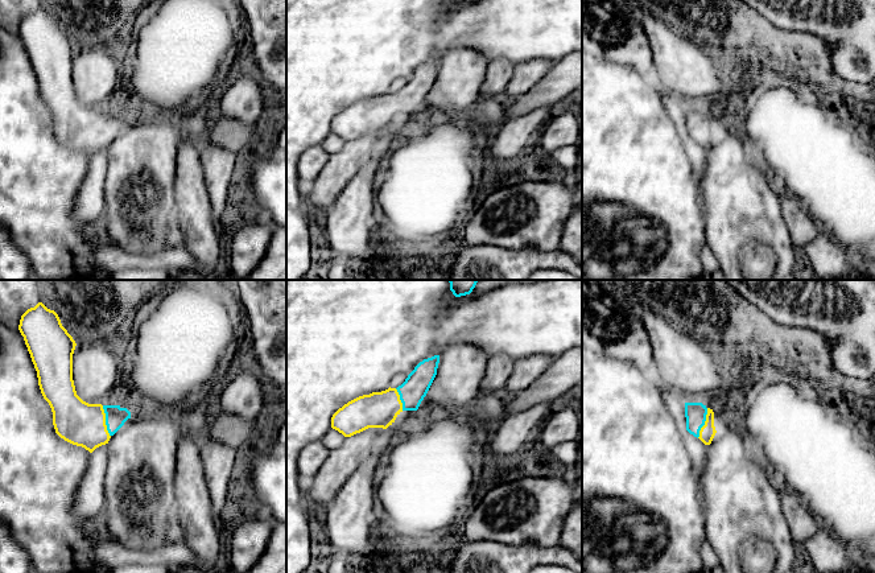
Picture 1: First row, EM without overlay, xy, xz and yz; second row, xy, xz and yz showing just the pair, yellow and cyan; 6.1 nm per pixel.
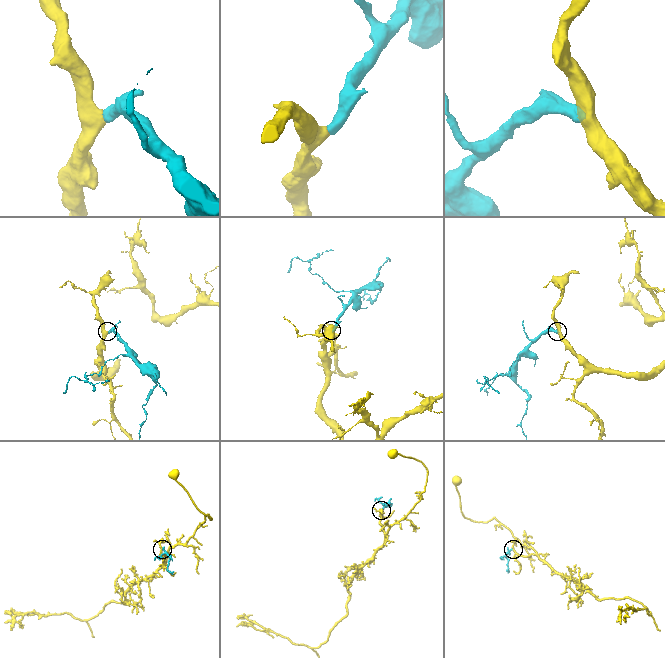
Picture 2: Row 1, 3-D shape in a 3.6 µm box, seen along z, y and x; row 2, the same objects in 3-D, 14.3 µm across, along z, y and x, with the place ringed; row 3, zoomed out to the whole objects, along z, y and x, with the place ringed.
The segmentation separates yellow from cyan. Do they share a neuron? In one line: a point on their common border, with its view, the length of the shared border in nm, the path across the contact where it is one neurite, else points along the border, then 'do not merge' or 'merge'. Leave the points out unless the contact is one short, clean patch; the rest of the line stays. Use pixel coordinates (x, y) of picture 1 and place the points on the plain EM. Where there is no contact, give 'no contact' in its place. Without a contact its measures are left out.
meets yellow in xy at (104, 126); contact 200 nm long; runs through xy (82, 128), (104, 126), (115, 120); merge

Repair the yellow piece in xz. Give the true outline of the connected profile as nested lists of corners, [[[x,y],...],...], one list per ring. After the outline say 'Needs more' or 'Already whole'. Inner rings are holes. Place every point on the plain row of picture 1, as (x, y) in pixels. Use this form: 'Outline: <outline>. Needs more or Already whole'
Outline: [[[439,59],[424,63],[397,92],[359,100],[331,121],[331,132],[351,141],[368,132],[387,133],[403,115],[417,115],[426,100],[439,67]]]. Needs more

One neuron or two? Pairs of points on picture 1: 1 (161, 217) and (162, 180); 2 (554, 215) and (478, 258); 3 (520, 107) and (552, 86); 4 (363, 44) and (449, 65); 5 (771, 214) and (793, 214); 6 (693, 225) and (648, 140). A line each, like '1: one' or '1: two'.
1: one
2: two
3: one
4: two
5: two
6: one

